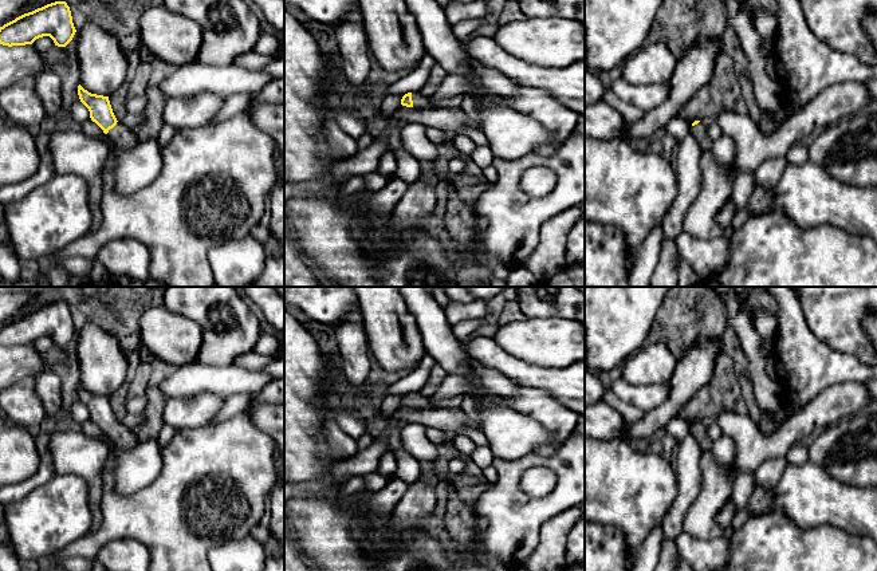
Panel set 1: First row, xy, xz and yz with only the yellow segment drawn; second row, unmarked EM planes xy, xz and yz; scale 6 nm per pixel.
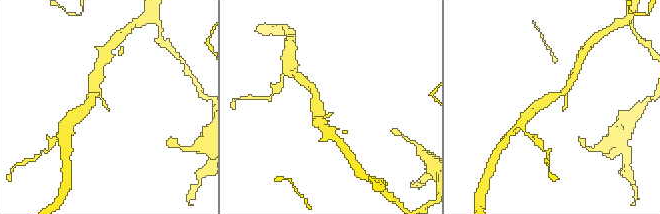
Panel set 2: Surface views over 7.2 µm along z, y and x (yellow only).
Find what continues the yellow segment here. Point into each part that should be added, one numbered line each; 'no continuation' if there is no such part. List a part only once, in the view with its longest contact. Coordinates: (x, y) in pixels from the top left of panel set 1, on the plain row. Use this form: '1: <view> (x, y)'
1: xz (419, 401)

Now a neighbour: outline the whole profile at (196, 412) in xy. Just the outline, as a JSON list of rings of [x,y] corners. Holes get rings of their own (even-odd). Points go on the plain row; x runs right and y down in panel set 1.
[[[211,393],[189,398],[169,398],[161,417],[176,432],[204,428],[212,425],[223,403],[224,399]]]

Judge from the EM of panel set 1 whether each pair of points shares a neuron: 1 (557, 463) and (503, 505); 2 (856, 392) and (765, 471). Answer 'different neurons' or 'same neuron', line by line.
1: same neuron
2: different neurons

